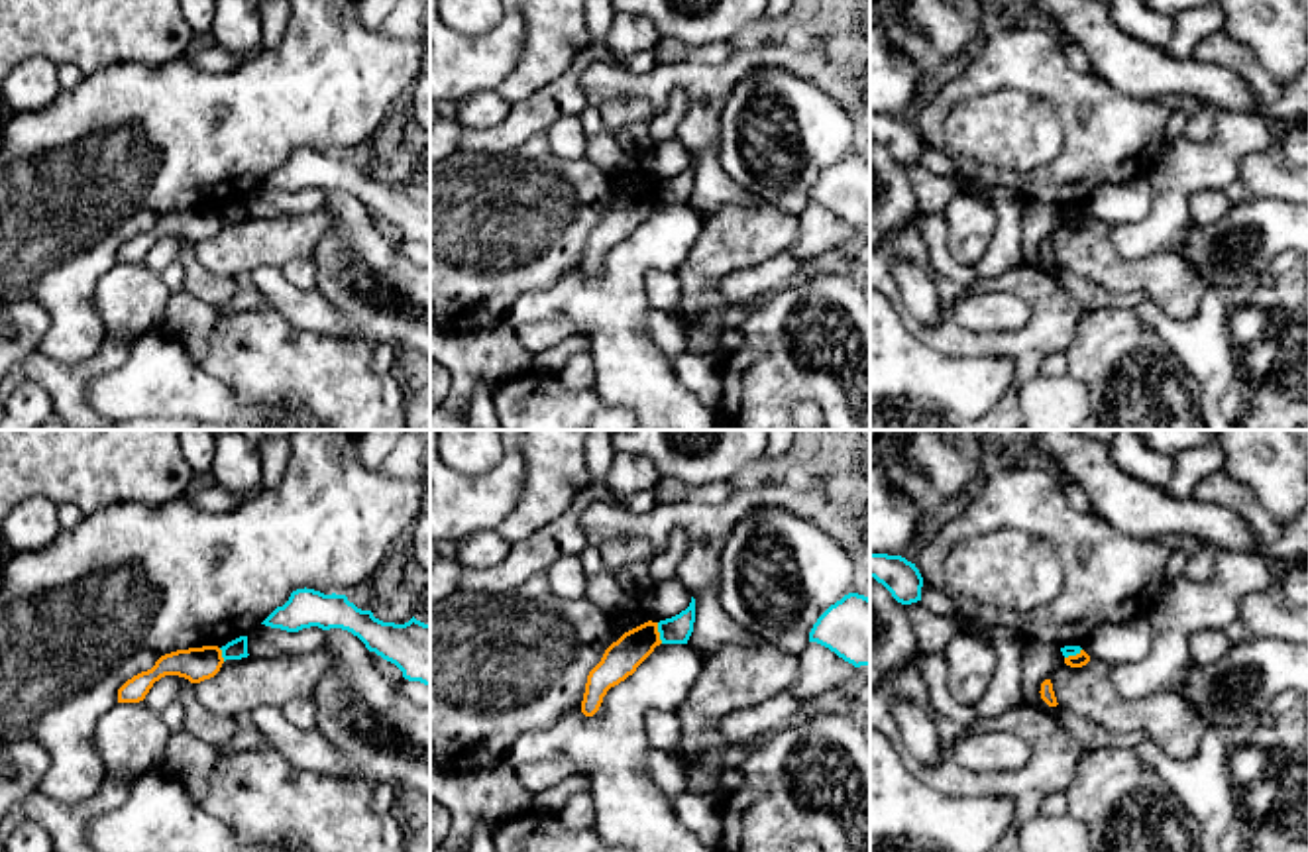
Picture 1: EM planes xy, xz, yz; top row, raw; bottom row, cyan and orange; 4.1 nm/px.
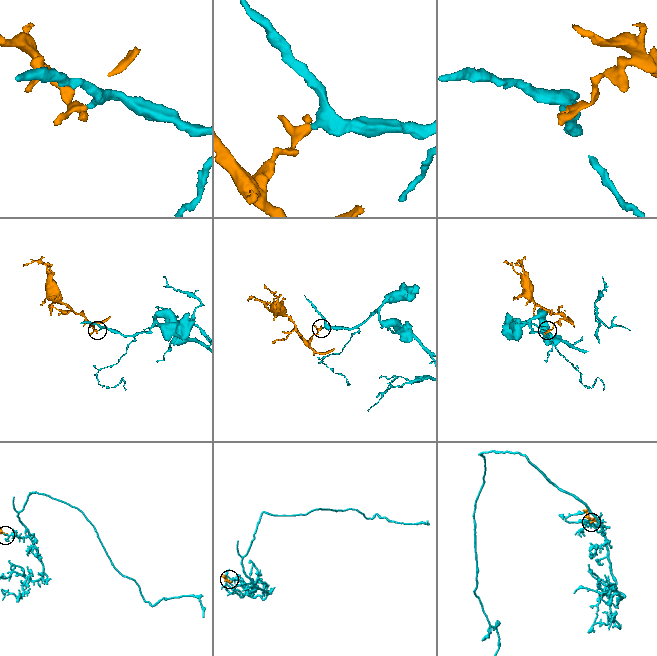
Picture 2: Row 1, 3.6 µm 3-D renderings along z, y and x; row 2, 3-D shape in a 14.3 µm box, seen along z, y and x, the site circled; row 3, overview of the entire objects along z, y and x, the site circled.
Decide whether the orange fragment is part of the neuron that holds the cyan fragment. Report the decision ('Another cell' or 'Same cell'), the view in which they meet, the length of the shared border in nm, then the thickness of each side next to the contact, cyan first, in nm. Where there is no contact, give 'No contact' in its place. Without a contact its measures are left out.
Another cell. Touches cyan in xz. Shared border 90 nm. Thickness 120 nm (cyan) against 150 nm

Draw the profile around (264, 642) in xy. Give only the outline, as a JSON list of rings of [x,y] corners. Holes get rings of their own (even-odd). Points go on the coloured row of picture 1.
[[[261,624],[247,634],[247,654],[261,660],[304,654],[320,648],[324,648],[324,630],[318,626],[287,632]]]

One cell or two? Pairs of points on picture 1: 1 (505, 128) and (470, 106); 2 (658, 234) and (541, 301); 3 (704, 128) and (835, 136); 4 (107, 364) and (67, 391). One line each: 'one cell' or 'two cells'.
1: two cells
2: one cell
3: two cells
4: one cell

